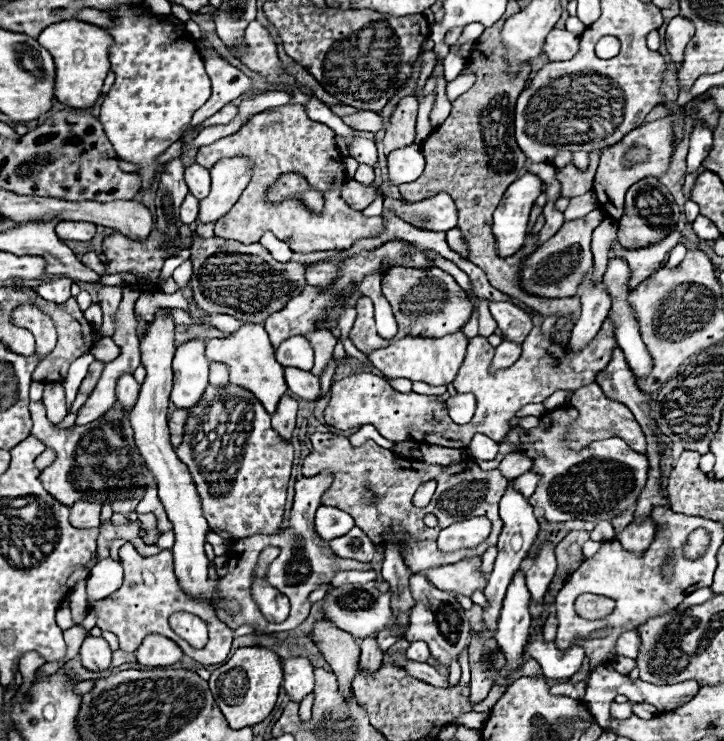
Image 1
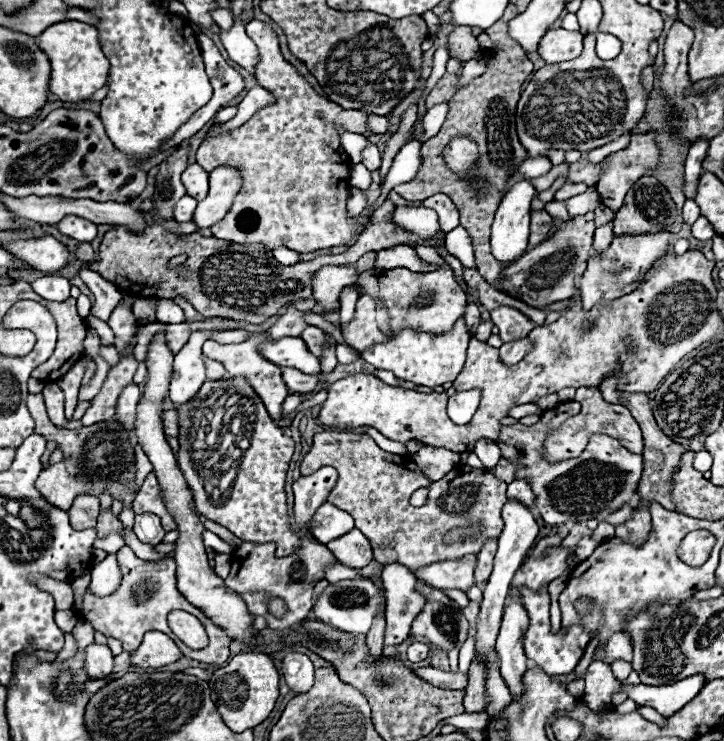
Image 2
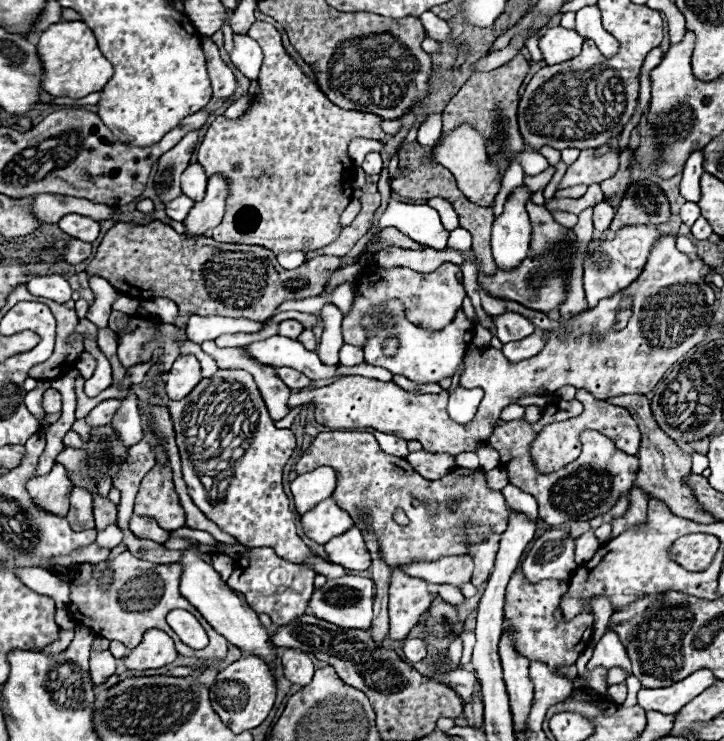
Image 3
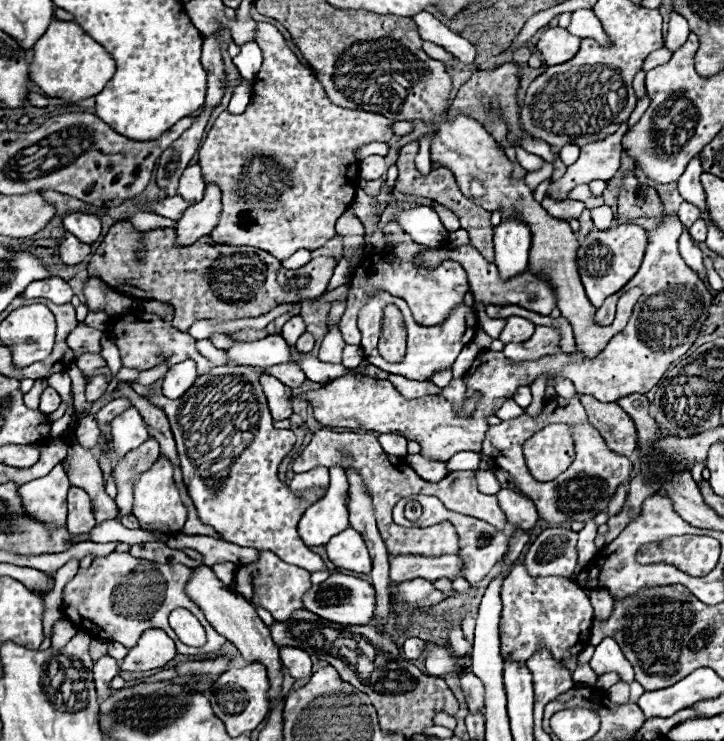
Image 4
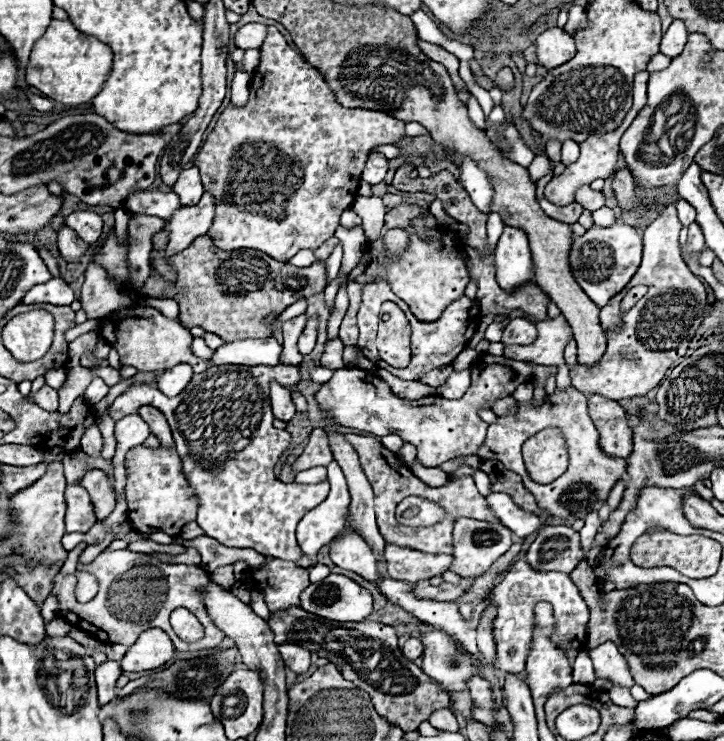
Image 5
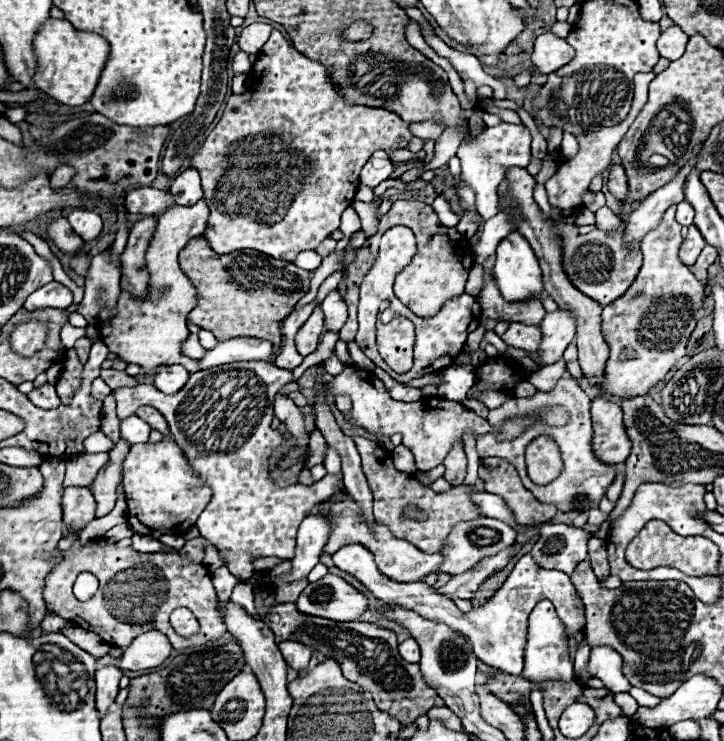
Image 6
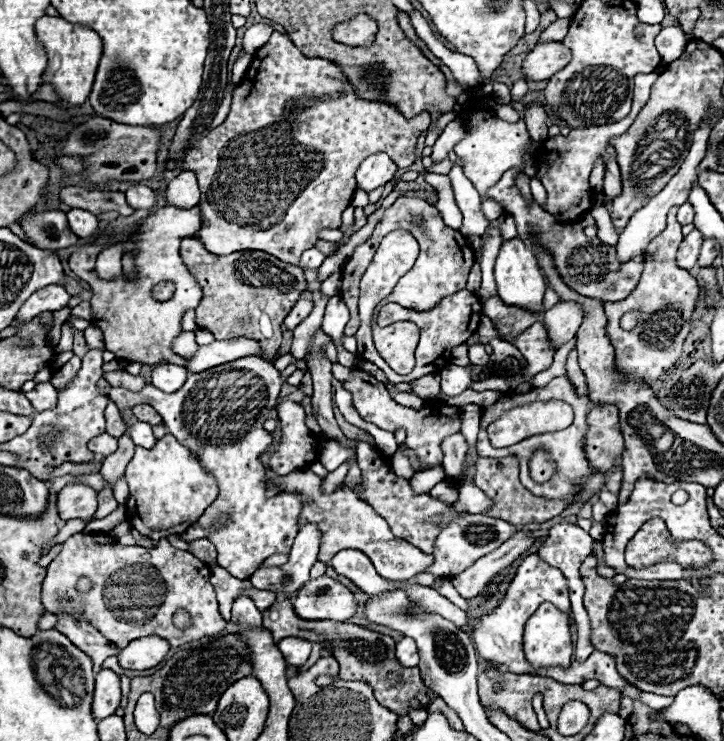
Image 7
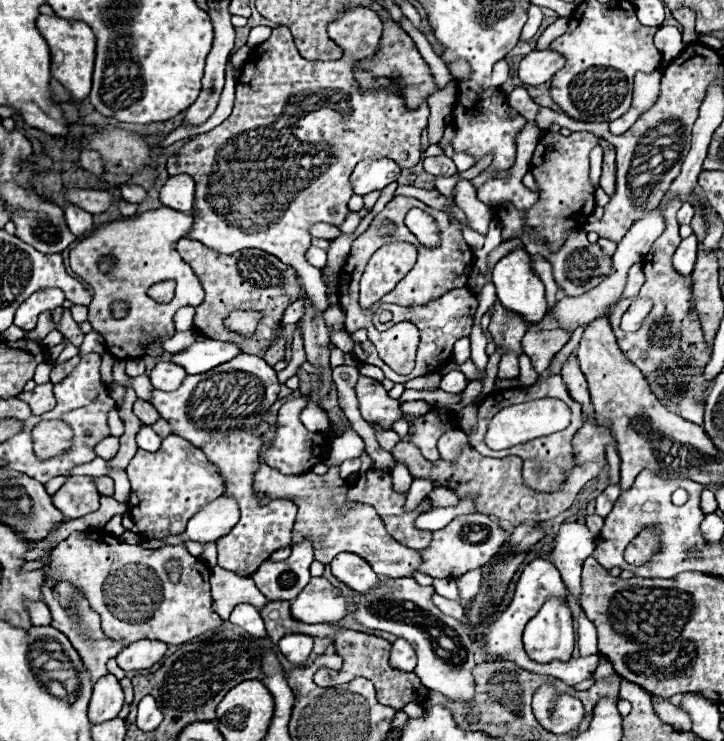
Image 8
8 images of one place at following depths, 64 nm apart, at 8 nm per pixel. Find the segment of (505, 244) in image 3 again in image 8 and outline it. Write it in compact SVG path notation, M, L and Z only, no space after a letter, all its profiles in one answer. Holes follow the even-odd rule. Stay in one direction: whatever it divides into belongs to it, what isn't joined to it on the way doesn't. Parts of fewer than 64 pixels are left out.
M516 248L512 252L508 252L506 256L502 256L498 260L498 264L492 270L492 280L496 284L496 292L498 292L498 302L508 308L508 310L516 310L520 314L524 314L528 318L530 324L536 324L544 318L544 314L548 312L546 306L546 298L544 298L544 284L542 280L532 272L532 260L530 254L524 248Z

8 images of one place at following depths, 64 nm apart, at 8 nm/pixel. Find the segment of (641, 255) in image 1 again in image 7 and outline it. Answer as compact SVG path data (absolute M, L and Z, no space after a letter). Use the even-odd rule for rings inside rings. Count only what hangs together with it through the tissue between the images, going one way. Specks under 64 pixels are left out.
M524 168L508 170L504 174L504 178L488 190L488 196L498 198L498 202L504 206L504 210L514 216L516 226L518 226L518 236L524 242L529 239L532 246L541 245L548 248L554 254L554 262L556 262L556 268L558 268L562 280L578 294L584 294L588 298L598 298L604 302L618 302L620 298L626 298L636 288L636 282L640 280L642 256L634 256L632 260L622 264L622 262L618 262L616 246L604 244L598 236L594 236L594 238L584 236L582 226L578 226L578 224L558 224L556 218L552 214L548 214L546 210L542 210L536 202L528 204L520 196L518 188L514 186L514 178L522 170Z

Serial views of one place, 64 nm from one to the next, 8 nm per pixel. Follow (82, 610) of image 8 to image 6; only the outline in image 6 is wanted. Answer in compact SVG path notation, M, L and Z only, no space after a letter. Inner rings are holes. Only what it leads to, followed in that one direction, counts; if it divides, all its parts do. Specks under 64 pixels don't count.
M68 622L62 632L64 632L72 642L76 642L82 650L88 650L88 654L92 654L94 658L100 658L100 656L108 654L108 650L112 648L112 646L110 646L108 642L104 642L98 634L92 634L92 632L88 632L88 630L84 630L84 628L72 624L72 622Z

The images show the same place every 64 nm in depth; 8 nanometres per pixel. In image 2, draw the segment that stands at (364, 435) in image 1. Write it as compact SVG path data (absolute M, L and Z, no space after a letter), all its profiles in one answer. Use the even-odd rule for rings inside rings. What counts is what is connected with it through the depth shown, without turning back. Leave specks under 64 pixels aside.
M368 427L366 428L366 434L368 436L372 436L374 440L376 440L376 444L382 448L382 450L386 450L386 452L392 452L392 454L406 454L406 446L402 444L402 442L394 442L394 440L388 440L388 438L384 438L376 428Z

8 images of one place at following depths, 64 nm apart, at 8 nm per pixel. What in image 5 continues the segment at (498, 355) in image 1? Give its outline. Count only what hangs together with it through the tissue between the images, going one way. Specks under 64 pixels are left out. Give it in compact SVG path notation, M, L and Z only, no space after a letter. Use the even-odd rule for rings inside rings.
M564 316L546 318L536 324L538 336L528 346L510 344L504 348L504 356L522 362L534 362L542 366L560 366L564 362L564 346L566 346L566 320Z

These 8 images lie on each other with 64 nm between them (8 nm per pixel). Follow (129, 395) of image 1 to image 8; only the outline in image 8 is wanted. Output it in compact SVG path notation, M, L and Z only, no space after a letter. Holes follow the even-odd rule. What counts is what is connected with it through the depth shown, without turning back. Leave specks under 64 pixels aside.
M142 426L136 434L136 442L142 450L148 450L148 452L156 452L160 448L160 442L162 438L150 428L150 426Z

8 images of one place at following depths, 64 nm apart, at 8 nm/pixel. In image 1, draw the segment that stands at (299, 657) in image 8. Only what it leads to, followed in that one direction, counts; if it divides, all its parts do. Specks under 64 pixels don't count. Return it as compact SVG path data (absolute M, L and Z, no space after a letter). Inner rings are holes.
M306 658L284 660L284 690L292 702L302 702L314 690L314 674Z

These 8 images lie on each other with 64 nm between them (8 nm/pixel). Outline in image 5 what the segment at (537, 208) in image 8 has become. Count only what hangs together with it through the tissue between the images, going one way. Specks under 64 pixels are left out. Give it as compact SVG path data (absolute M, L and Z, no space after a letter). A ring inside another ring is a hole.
M638 72L634 76L634 106L632 110L626 114L624 122L620 124L620 128L616 128L612 134L604 134L604 136L592 136L588 138L588 142L582 142L580 144L580 158L574 162L574 164L568 164L566 170L560 174L560 176L554 176L546 190L544 190L544 196L550 200L550 202L556 202L558 206L562 204L568 204L568 202L574 202L574 194L580 186L584 184L590 184L594 182L596 178L610 178L616 170L616 162L618 162L618 154L620 154L620 148L618 148L618 142L622 138L622 134L628 130L628 126L632 124L632 120L638 116L640 108L644 108L646 104L646 82L648 82L648 72Z

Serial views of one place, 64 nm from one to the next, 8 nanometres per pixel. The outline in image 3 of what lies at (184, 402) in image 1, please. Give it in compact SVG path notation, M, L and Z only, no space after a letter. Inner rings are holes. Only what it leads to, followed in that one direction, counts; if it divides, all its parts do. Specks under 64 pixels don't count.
M192 314L186 326L188 340L194 344L202 344L204 340L216 338L220 334L234 334L234 332L256 332L262 330L262 324L244 318L222 318L222 316L196 316ZM192 354L180 356L166 374L166 394L170 400L182 400L196 388L200 380L202 380L202 370L196 356Z

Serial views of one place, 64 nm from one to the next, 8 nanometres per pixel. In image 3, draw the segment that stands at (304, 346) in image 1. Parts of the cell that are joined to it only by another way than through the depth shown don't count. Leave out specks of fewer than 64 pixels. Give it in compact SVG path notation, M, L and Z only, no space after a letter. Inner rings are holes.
M272 336L272 338L268 338L268 340L260 340L260 342L248 344L248 346L246 346L246 350L248 350L248 354L250 354L252 358L256 358L258 362L264 362L264 364L270 364L270 366L276 366L276 368L278 368L278 366L294 368L294 370L298 370L298 372L306 374L306 376L308 376L308 378L312 378L312 380L324 380L324 378L330 378L330 376L336 376L336 374L342 374L342 376L361 375L368 378L375 378L383 382L390 382L393 378L393 374L390 371L366 364L366 362L352 367L326 366L326 364L322 364L322 362L320 362L320 358L318 358L318 354L316 354L316 352L306 350L306 348L302 346L302 342L292 340L292 338L284 338L284 336Z

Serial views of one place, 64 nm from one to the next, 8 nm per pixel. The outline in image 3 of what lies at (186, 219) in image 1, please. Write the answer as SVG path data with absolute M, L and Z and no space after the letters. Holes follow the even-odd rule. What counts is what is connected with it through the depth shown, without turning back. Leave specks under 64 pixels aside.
M180 196L180 198L172 200L172 202L166 206L166 214L168 214L172 220L182 222L182 220L188 216L188 212L190 212L192 206L194 206L194 200L190 200L188 196Z

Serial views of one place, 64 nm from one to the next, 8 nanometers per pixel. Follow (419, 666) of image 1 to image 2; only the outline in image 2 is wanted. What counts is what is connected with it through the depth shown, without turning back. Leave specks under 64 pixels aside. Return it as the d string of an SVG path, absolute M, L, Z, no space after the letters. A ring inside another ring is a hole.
M422 666L418 670L414 670L414 674L426 682L430 682L432 686L438 688L446 688L446 690L464 690L468 684L468 678L462 672L444 672L432 666Z

